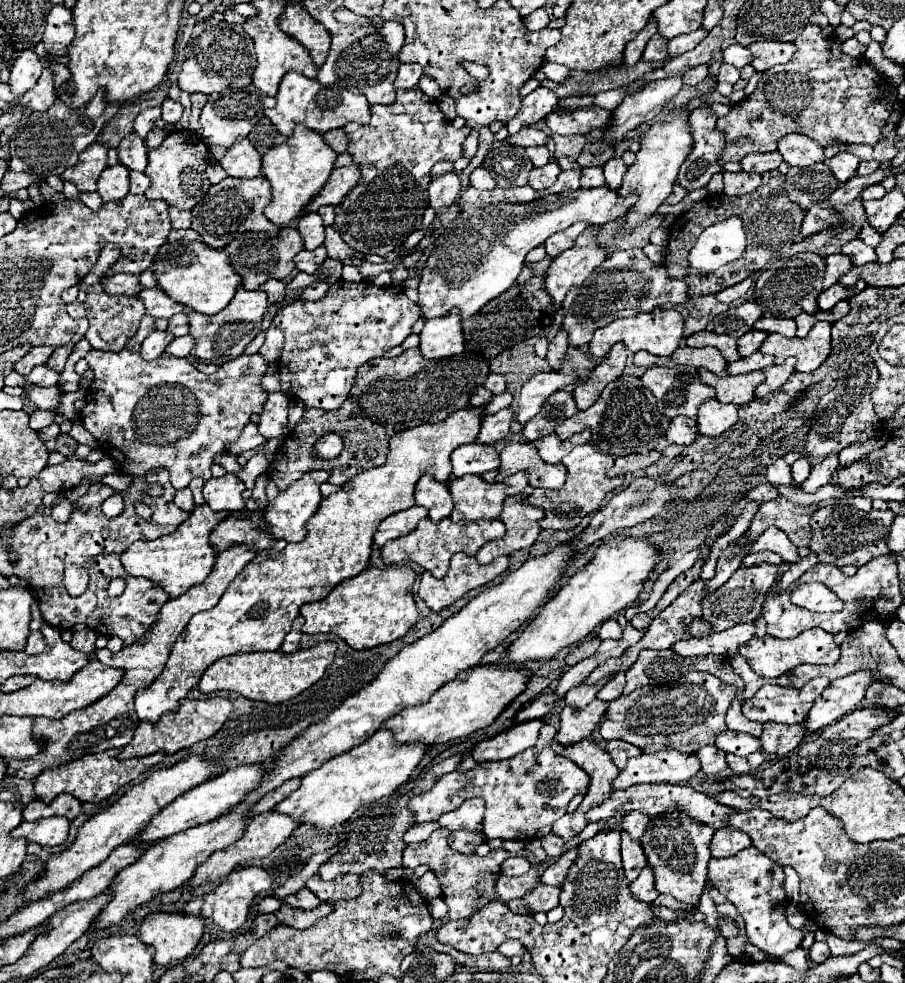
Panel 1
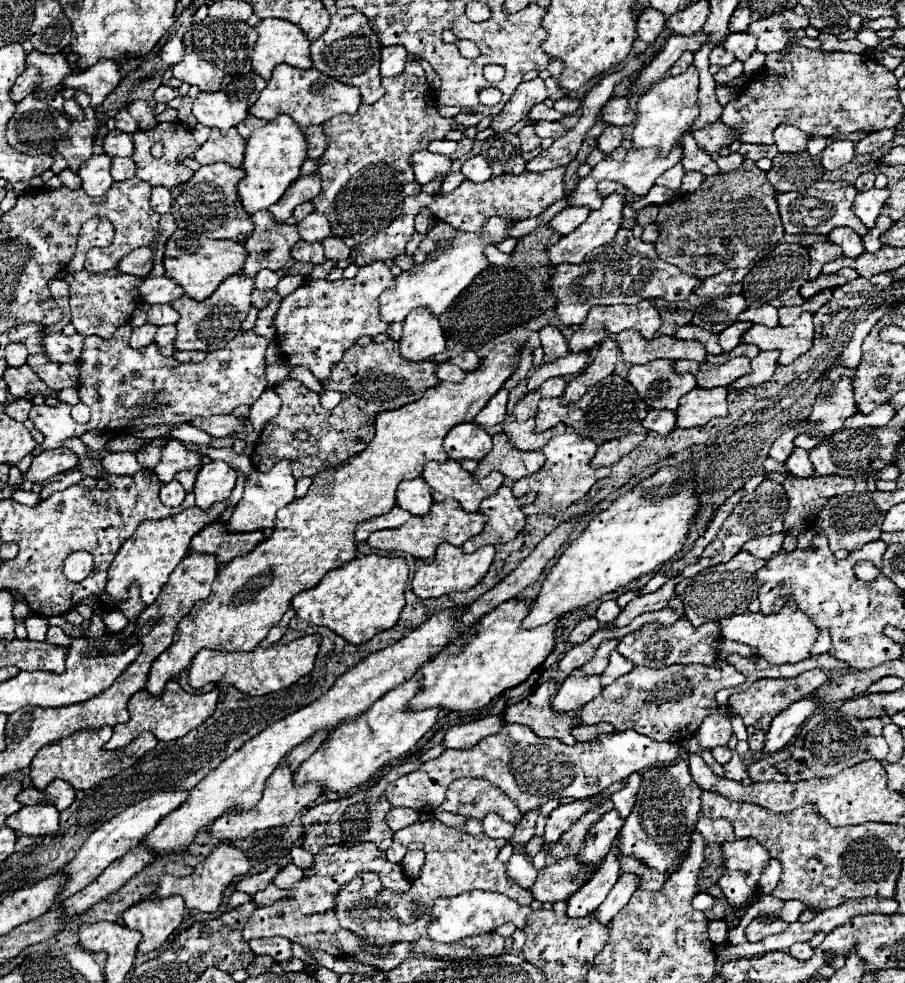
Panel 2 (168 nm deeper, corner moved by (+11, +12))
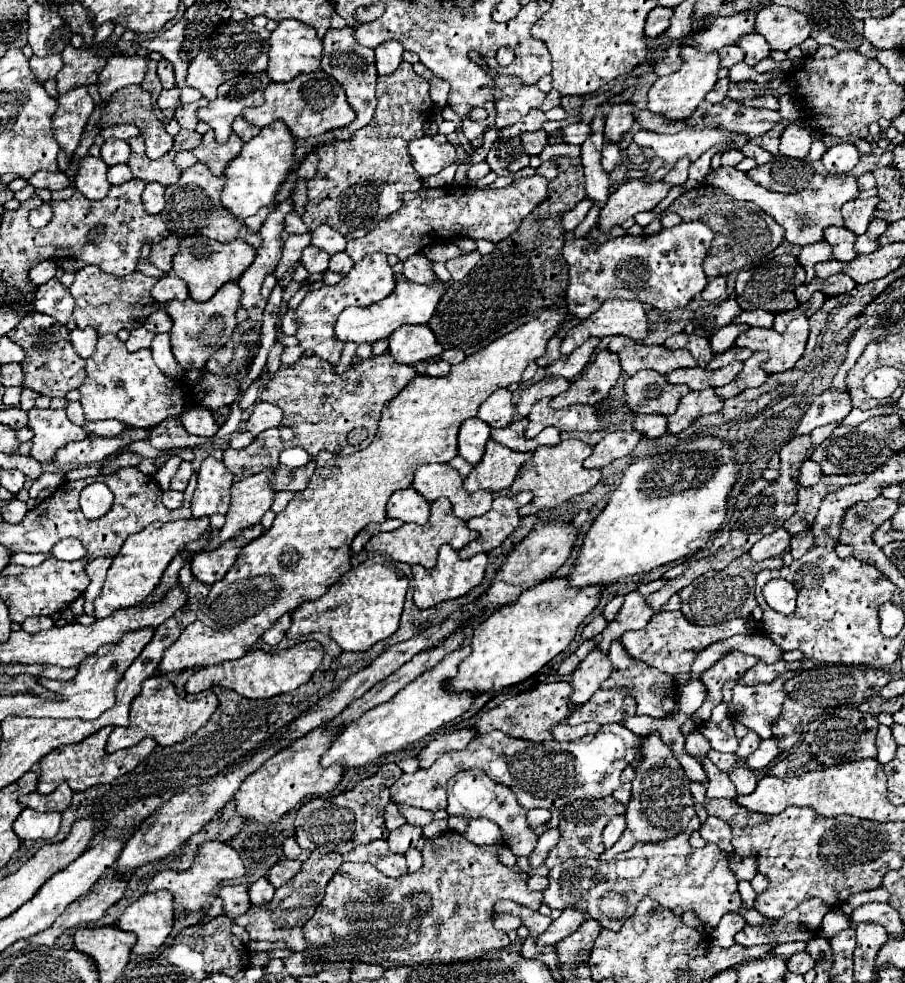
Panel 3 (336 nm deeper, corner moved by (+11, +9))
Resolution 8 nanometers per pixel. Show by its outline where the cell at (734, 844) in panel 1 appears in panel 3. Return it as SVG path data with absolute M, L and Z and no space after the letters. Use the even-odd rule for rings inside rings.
M708 817L706 823L700 827L700 837L708 843L716 843L722 851L726 851L728 855L732 855L732 845L730 845L730 839L732 839L732 833L730 833L730 825L724 823L722 819L718 817Z

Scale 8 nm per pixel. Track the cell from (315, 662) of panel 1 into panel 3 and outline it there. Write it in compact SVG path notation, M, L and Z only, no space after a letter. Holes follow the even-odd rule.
M304 641L304 643L298 643L290 649L276 651L276 653L254 649L254 651L248 651L242 659L224 661L218 665L208 665L208 667L198 669L186 681L186 693L200 693L200 691L210 689L214 685L232 689L248 699L268 699L268 697L274 697L278 693L290 693L312 677L312 673L322 663L322 655L324 655L324 649L318 641Z

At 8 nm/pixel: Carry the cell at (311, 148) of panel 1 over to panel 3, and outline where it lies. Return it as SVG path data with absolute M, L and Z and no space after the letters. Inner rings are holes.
M274 121L272 125L262 127L262 131L248 143L244 143L242 153L226 167L226 185L222 191L224 207L242 219L256 215L256 211L262 207L272 207L284 179L288 179L290 171L294 169L294 153L296 141L284 123Z

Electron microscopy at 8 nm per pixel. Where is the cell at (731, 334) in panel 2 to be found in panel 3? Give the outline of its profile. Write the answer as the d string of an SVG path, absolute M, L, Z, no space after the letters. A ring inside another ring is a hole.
M730 323L730 325L722 327L722 329L710 339L712 351L714 351L714 353L724 353L724 351L728 351L728 349L734 345L736 337L738 337L740 333L744 333L746 329L748 329L748 327L742 325L742 323Z

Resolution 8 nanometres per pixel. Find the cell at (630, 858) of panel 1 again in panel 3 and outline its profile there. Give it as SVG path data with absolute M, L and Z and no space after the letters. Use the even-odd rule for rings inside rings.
M568 907L562 911L562 915L552 921L552 925L536 939L538 945L556 945L558 941L562 941L564 937L568 937L570 933L574 933L582 921L586 921L586 915L582 911L576 911L574 907Z

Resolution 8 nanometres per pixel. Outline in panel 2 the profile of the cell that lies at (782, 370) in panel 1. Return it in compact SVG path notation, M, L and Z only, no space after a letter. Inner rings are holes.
M768 350L768 352L760 352L756 358L750 360L750 374L740 376L738 380L734 380L732 388L734 390L742 390L748 386L758 386L764 384L772 378L774 370L776 370L776 360L778 360L778 352L776 350Z

